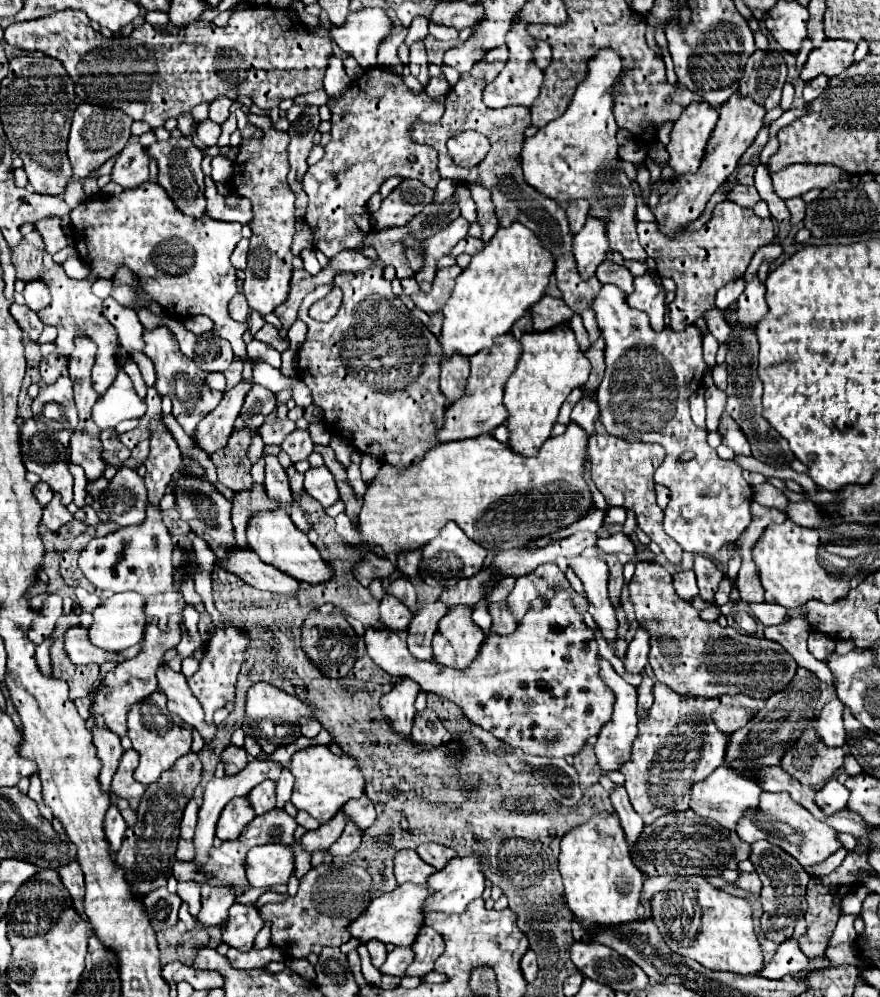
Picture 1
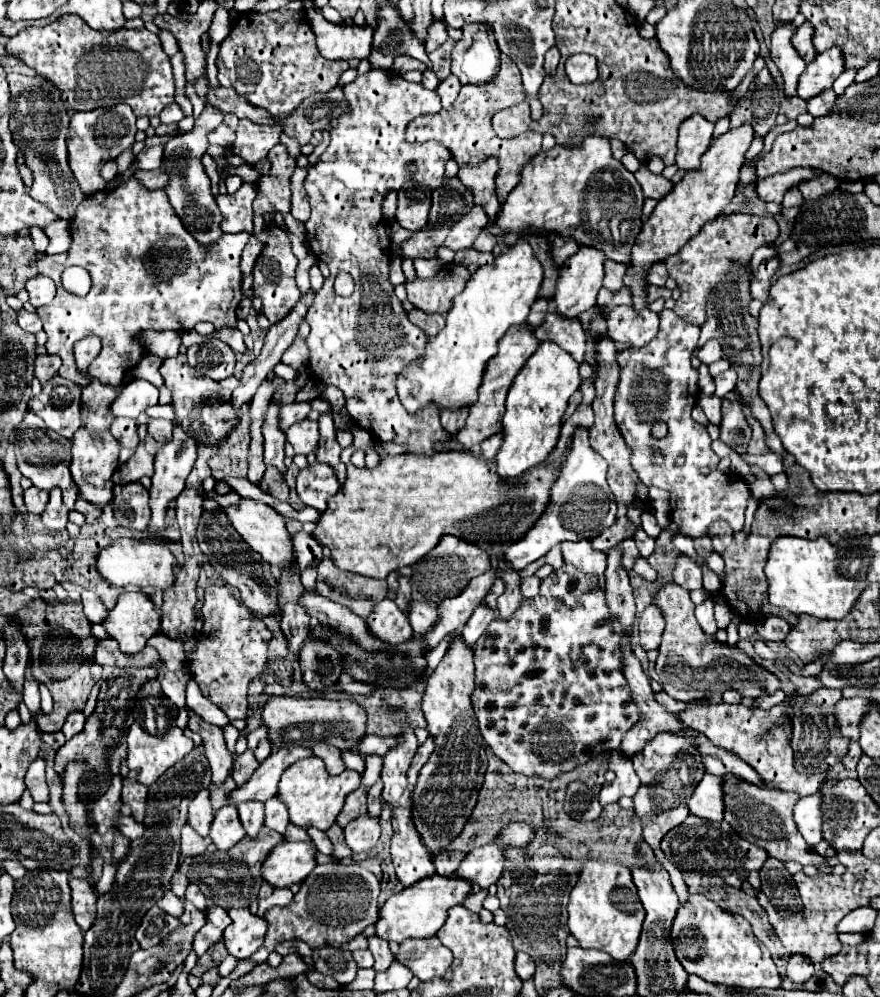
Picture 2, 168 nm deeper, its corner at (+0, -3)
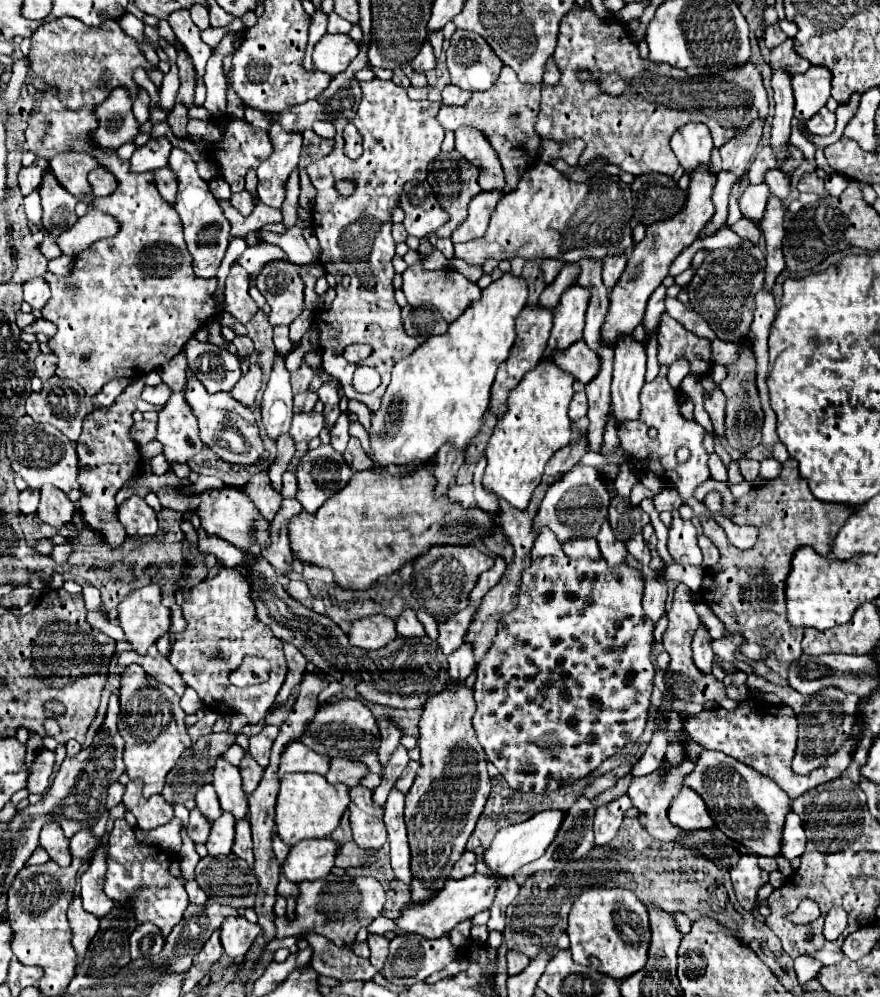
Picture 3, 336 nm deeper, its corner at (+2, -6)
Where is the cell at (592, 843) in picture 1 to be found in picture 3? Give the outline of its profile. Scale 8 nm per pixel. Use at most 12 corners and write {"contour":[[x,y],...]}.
{"contour":[[591,888],[569,912],[577,964],[625,980],[643,968],[647,908],[623,888]]}

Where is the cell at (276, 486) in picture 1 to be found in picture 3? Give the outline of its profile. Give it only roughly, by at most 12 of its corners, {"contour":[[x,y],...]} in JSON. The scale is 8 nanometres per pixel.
{"contour":[[275,354],[263,392],[263,426],[277,440],[289,432],[293,392],[285,356]]}

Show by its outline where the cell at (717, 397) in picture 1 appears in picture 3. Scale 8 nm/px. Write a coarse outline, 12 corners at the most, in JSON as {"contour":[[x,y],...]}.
{"contour":[[715,388],[705,398],[705,410],[715,434],[725,438],[725,396]]}

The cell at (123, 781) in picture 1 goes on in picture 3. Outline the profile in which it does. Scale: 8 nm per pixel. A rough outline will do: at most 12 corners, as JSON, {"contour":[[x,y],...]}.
{"contour":[[129,780],[123,804],[141,830],[173,820],[163,796],[145,798],[141,780]]}

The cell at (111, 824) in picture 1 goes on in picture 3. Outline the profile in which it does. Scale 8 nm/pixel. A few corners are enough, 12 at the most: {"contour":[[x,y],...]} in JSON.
{"contour":[[101,844],[81,876],[83,908],[107,916],[113,900],[103,892],[107,856]]}

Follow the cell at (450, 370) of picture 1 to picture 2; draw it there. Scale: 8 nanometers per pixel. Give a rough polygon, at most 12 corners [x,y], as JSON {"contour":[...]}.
{"contour":[[441,409],[441,423],[453,435],[465,425],[465,409]]}

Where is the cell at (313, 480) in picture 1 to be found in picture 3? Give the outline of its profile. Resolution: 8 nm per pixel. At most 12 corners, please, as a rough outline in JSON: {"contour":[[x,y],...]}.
{"contour":[[333,446],[297,466],[297,500],[307,512],[347,486],[351,466]]}

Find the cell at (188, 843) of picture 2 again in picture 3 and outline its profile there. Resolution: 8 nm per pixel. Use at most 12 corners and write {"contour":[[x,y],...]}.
{"contour":[[193,808],[187,824],[193,842],[205,842],[211,822]]}

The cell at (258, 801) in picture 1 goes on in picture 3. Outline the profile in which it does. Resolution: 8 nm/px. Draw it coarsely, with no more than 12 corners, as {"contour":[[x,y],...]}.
{"contour":[[237,820],[233,854],[253,866],[253,840],[247,820]]}

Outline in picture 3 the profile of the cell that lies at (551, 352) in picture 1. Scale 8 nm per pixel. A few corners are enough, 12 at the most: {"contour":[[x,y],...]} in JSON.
{"contour":[[541,360],[485,448],[485,490],[529,506],[571,440],[575,380]]}

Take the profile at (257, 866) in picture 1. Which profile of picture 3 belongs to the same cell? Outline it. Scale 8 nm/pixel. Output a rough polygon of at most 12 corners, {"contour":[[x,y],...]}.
{"contour":[[295,844],[283,866],[291,882],[325,878],[341,844]]}

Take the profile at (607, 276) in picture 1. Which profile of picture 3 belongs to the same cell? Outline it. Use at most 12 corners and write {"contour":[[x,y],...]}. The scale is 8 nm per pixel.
{"contour":[[627,256],[603,260],[603,282],[611,290],[625,270]]}

